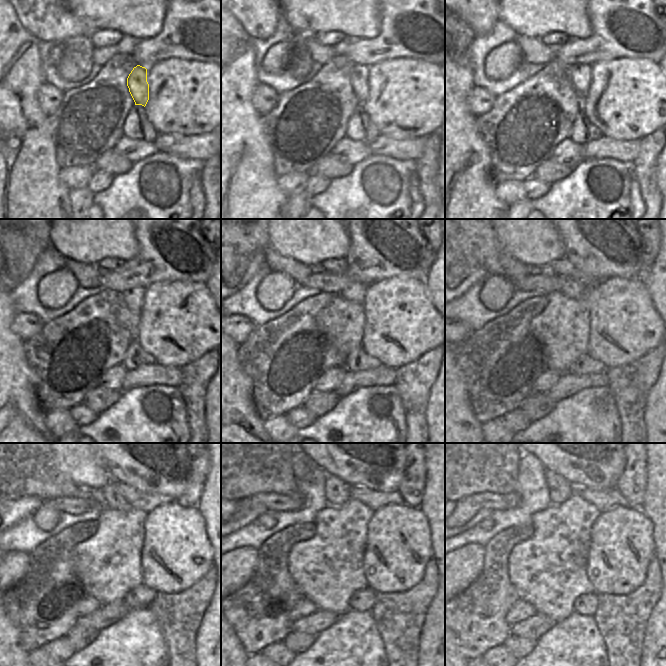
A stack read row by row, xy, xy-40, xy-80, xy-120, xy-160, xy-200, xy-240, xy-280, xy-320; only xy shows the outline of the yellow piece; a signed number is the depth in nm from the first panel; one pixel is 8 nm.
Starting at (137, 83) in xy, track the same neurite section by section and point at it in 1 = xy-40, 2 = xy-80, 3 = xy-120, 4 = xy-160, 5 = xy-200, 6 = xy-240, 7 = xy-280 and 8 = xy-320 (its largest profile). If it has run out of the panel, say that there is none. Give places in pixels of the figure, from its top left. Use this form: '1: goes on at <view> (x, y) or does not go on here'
1: goes on at xy-40 (360, 73)
2: goes on at xy-80 (580, 74)
3: goes on at xy-120 (133, 298)
4: goes on at xy-160 (355, 292)
5: goes on at xy-200 (572, 289)
6: goes on at xy-240 (112, 500)
7: goes on at xy-280 (336, 491)
8: goes on at xy-320 (560, 489)

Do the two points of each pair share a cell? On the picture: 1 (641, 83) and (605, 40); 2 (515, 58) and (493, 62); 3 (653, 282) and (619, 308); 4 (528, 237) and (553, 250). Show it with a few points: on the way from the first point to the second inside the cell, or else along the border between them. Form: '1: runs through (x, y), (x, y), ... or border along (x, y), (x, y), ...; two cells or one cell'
1: border along (642, 58), (618, 57), (600, 60), (596, 63); two cells
2: runs through (510, 58), (505, 58), (498, 62); one cell
3: border along (645, 282), (655, 308); two cells
4: runs through (534, 241), (547, 246); one cell

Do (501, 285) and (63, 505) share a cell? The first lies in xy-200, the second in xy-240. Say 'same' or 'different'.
different

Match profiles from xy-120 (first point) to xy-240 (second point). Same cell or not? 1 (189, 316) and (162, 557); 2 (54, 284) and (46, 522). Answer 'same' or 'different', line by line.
1: same
2: same

